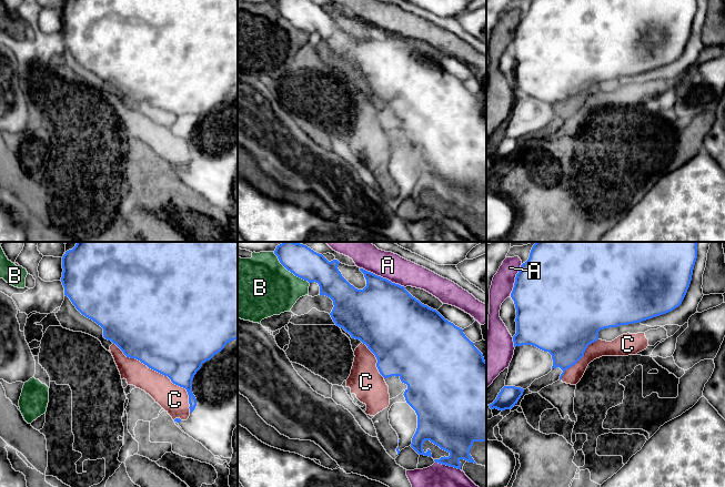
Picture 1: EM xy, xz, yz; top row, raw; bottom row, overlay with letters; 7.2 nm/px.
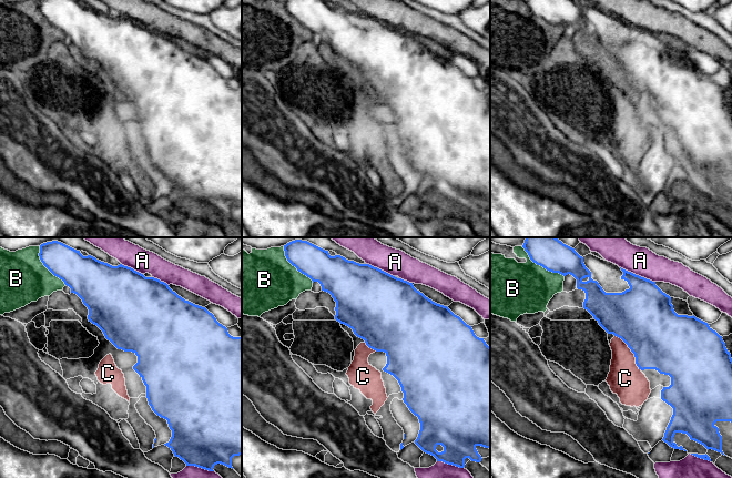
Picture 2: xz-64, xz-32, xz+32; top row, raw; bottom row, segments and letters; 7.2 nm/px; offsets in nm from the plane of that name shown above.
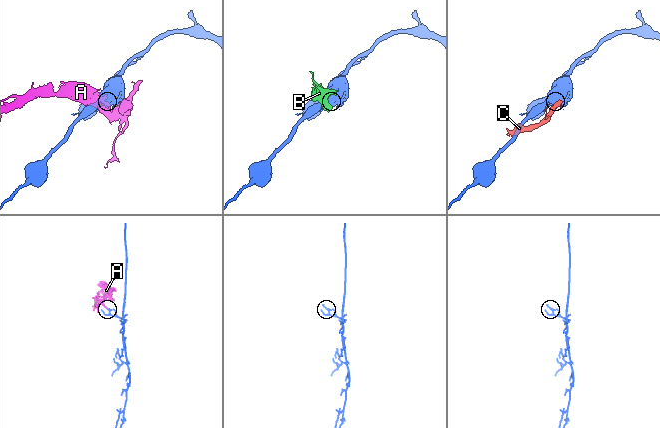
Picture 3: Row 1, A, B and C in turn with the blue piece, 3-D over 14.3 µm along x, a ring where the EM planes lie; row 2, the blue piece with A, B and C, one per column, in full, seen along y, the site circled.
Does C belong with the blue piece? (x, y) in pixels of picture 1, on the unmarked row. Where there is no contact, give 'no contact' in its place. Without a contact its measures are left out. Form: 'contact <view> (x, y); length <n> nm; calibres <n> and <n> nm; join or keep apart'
contact xy (161, 124); length 750 nm; calibres 500 and 200 nm; keep apart

